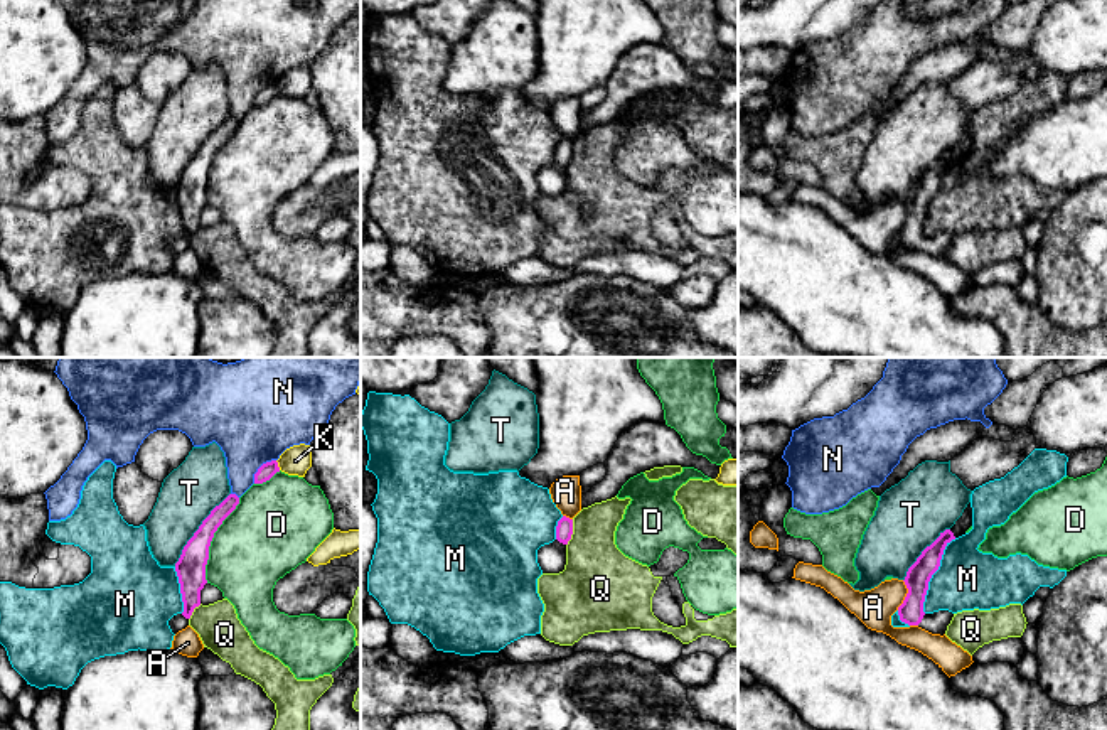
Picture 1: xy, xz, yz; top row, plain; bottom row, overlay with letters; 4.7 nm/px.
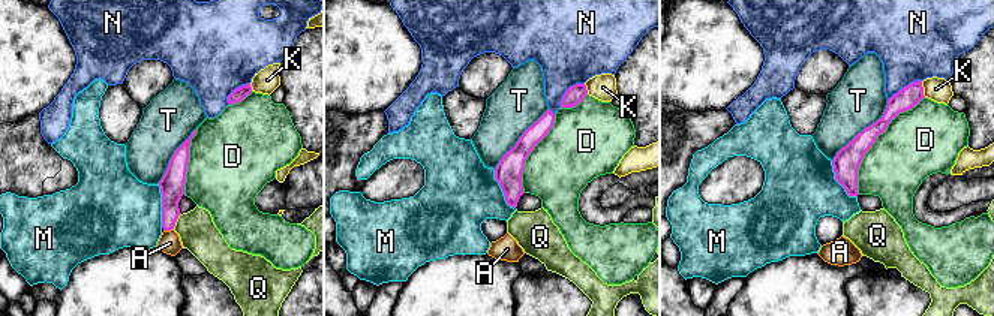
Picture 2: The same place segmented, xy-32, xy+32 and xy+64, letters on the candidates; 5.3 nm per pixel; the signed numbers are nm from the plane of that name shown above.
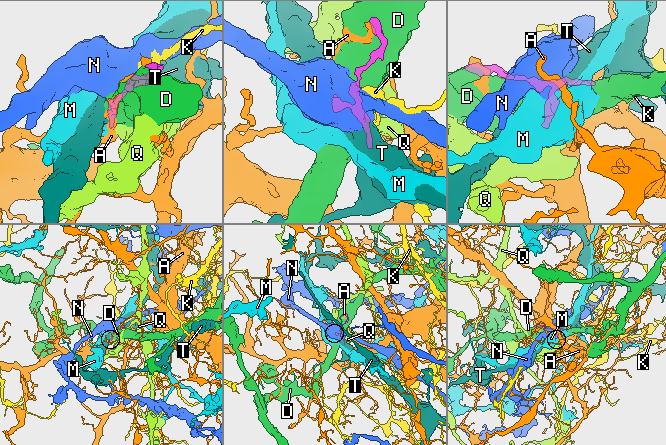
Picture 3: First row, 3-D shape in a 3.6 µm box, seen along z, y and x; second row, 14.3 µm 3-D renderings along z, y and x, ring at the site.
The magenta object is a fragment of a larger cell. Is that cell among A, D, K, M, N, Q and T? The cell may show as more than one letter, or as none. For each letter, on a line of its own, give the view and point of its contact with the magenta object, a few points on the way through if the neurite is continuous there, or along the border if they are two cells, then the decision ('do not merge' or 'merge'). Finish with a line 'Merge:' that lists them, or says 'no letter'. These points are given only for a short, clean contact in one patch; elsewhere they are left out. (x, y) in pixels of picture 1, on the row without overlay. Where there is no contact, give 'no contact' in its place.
A: yz (907, 218) | do not merge
D: xy (211, 162) | do not merge
K: xy (277, 88) | do not merge
M: yz (932, 196) | do not merge
N: xy (260, 90) | do not merge
Q: xz (572, 155) | along xz (573, 142), (573, 155), (566, 167) | do not merge
T: xy (197, 152) | do not merge
Merge: no letter

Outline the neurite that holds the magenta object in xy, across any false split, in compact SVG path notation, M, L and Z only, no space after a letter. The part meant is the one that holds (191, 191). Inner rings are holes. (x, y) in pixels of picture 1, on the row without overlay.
M229 116L219 128L216 128L211 137L202 143L194 158L187 164L179 184L175 185L184 234L174 238L168 243L174 256L189 248L189 241L194 231L201 228L201 212L207 206L206 187L209 182L211 164L217 150L236 132L238 126L239 120L236 116Z

